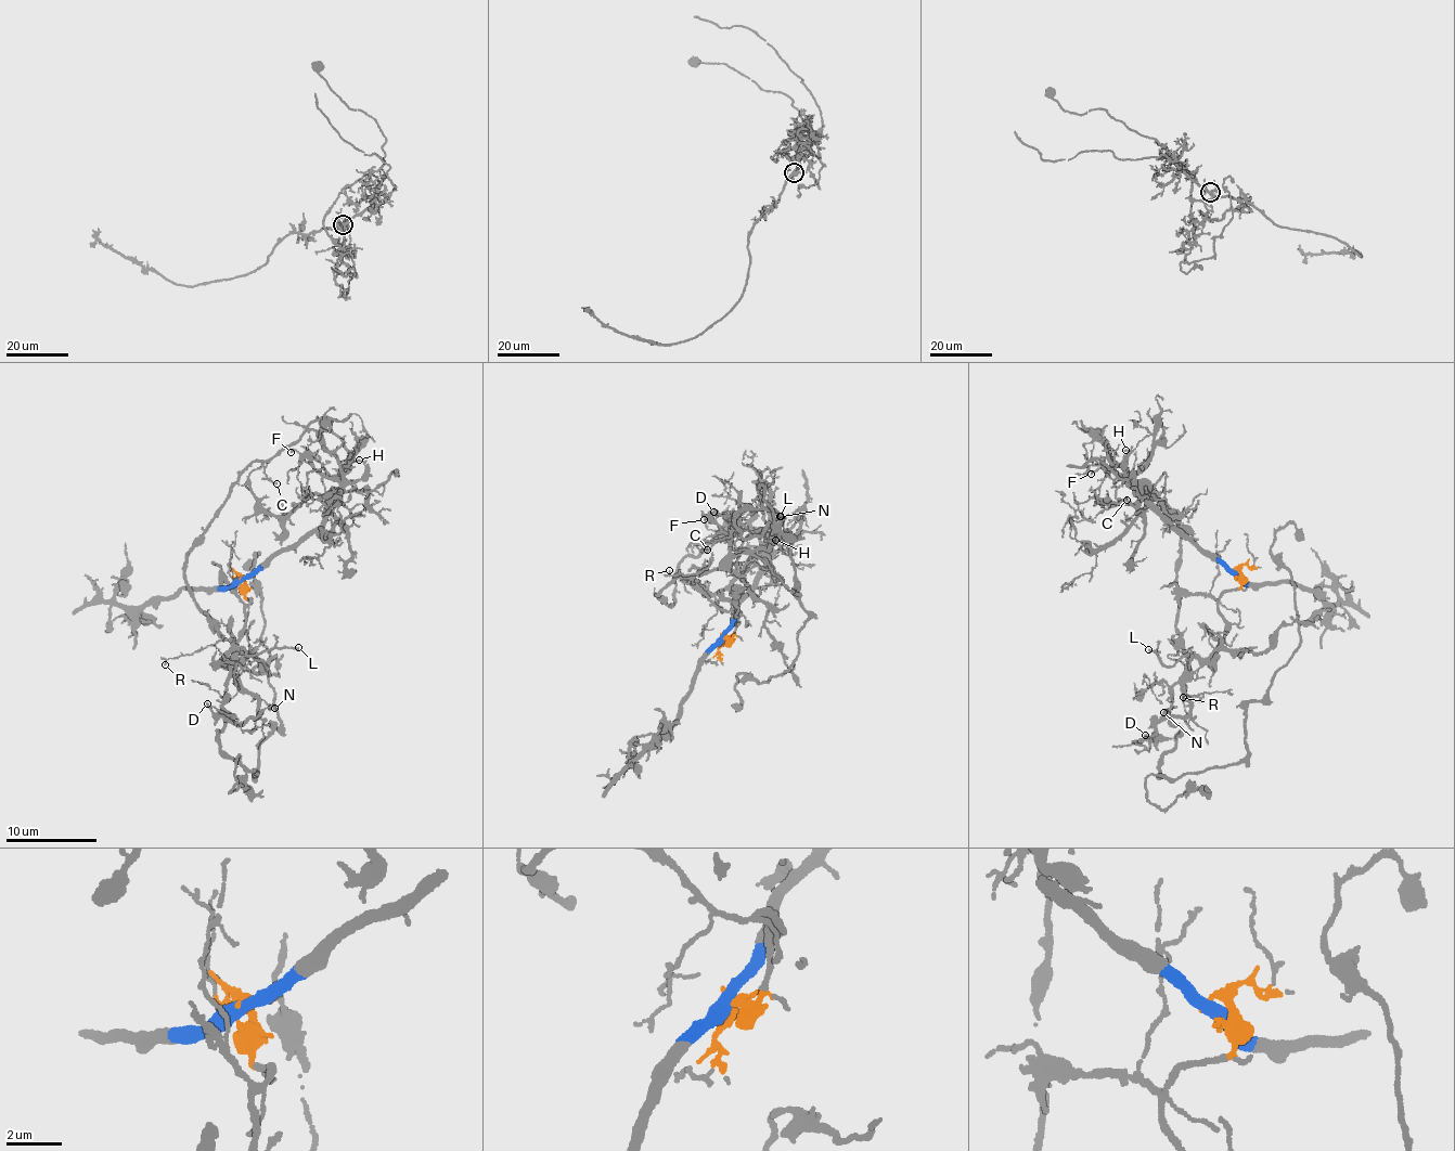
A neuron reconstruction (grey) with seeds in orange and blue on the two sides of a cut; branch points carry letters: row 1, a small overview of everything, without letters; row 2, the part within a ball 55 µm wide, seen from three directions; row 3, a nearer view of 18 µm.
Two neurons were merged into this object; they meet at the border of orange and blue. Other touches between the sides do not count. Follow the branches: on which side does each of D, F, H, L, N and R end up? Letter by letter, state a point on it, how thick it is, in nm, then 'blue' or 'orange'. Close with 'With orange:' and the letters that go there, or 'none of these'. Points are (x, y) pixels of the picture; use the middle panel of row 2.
D: (713, 512) | 170 nm | orange
F: (704, 519) | 140 nm | blue
H: (775, 540) | 70 nm | blue
L: (781, 516) | 150 nm | orange
N: (780, 516) | 150 nm | orange
R: (669, 570) | 110 nm | orange
With orange: D, L, N, R

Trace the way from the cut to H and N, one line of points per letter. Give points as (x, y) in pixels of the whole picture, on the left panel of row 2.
H: (241, 577), (250, 574), (269, 556), (294, 546), (322, 521), (329, 504), (361, 478), (367, 466), (358, 460)
N: (241, 577), (248, 597), (243, 658), (239, 650), (228, 656), (228, 671), (259, 713), (275, 709)

